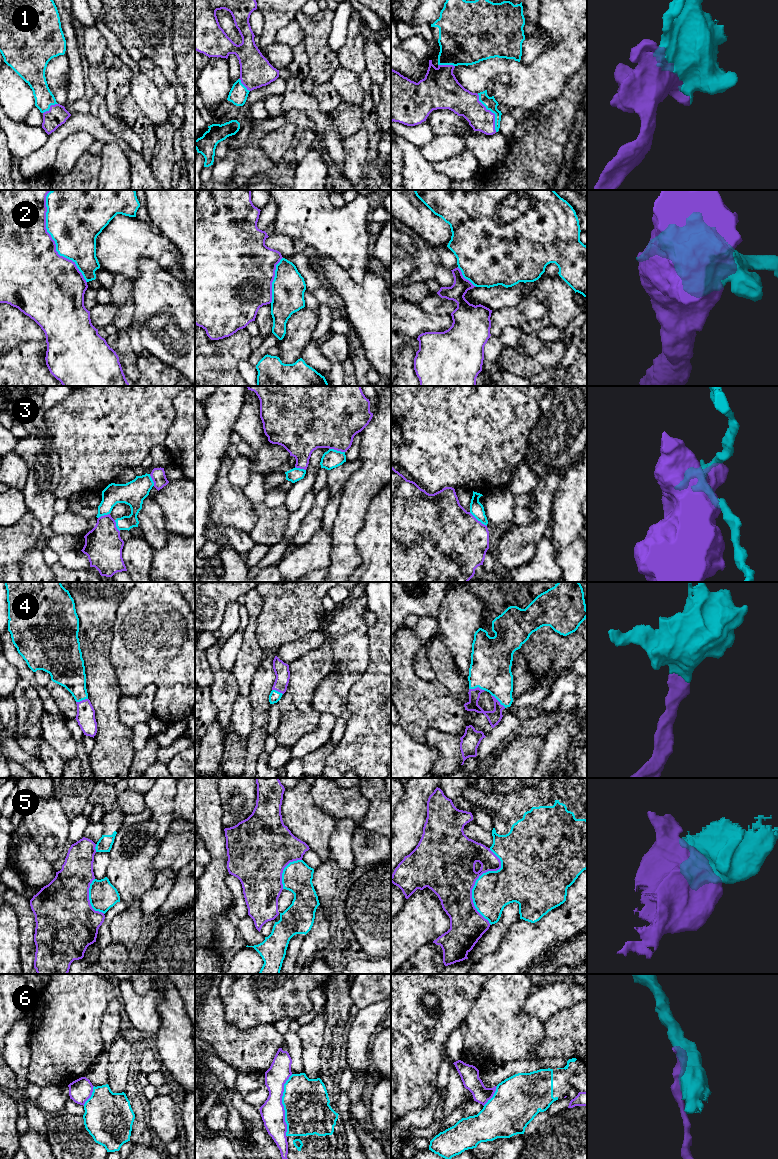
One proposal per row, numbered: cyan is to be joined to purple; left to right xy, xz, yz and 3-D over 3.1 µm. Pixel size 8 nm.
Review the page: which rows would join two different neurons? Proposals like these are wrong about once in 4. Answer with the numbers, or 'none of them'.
3, 5, 6

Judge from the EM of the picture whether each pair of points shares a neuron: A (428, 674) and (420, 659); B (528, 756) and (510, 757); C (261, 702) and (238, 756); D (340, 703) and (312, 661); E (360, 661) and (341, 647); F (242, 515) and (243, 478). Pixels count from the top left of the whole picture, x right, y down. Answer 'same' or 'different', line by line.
A: same
B: same
C: different
D: different
E: same
F: different

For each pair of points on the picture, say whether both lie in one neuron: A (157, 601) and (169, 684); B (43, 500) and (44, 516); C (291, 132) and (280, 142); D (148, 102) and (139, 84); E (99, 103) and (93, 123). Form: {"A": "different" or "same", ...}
{"A": "same", "B": "same", "C": "same", "D": "same", "E": "different"}

